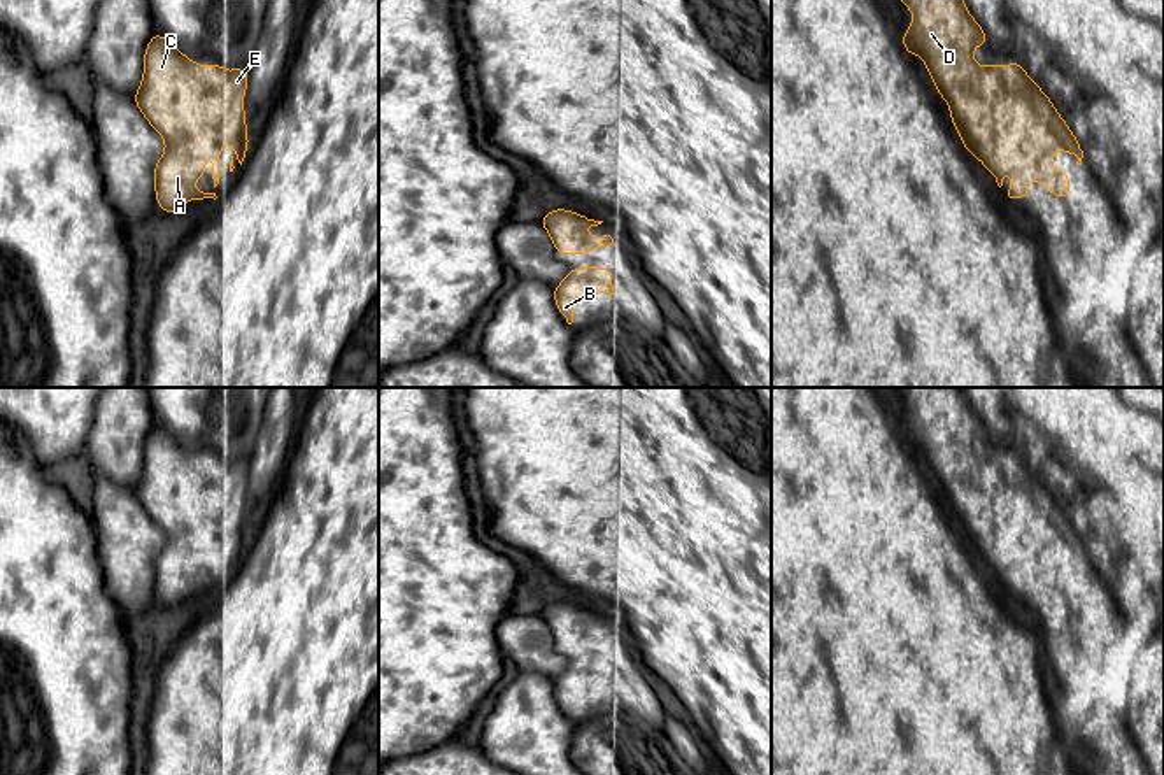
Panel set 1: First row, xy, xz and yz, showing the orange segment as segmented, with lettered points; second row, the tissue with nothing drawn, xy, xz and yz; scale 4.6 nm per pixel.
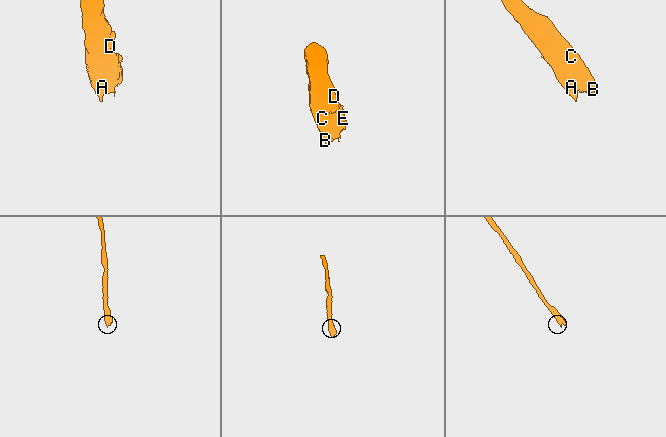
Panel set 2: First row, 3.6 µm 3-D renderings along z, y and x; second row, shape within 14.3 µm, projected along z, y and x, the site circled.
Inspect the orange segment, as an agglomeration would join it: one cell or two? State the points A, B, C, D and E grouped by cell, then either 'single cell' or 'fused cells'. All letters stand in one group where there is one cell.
A B C D E | single cell

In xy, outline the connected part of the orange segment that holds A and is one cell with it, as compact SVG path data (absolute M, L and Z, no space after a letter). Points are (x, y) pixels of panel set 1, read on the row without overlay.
M158 424L149 433L133 493L165 533L163 549L154 558L156 594L163 605L175 607L188 593L217 591L193 579L205 568L207 547L212 551L214 580L219 577L224 533L242 558L249 540L244 503L247 475L247 461L196 458Z

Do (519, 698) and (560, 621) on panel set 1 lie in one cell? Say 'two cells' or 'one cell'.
two cells

